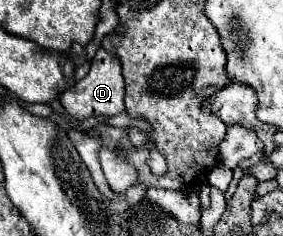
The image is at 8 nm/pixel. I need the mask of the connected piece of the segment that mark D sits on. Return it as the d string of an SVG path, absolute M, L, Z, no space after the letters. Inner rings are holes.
M101 47L91 61L91 69L89 69L87 77L81 79L71 89L65 89L59 97L59 103L71 119L83 121L93 115L109 115L111 117L111 115L121 113L125 109L123 95L125 95L125 83L123 83L123 75L121 75L121 63L113 53L107 53Z

